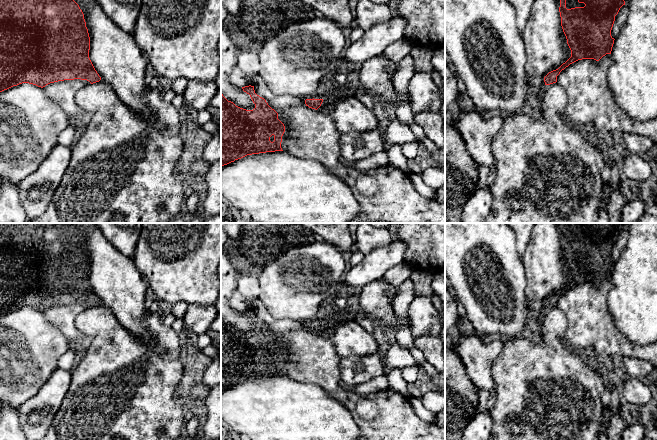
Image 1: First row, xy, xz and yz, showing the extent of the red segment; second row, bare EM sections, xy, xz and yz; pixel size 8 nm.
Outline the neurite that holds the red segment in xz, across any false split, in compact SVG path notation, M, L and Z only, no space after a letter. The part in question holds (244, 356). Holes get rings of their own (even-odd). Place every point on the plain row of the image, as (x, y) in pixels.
M249 309L242 313L250 319L255 328L253 334L240 332L221 318L221 390L247 379L283 375L281 366L285 350L278 343L278 337L264 322L255 317L254 310Z

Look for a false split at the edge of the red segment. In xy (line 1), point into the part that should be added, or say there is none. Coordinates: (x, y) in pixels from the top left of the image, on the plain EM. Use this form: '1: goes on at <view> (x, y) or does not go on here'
1: does not go on here

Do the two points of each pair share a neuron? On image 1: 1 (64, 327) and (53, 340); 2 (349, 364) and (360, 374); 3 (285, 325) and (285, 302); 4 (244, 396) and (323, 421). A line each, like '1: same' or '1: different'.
1: different
2: same
3: different
4: same

